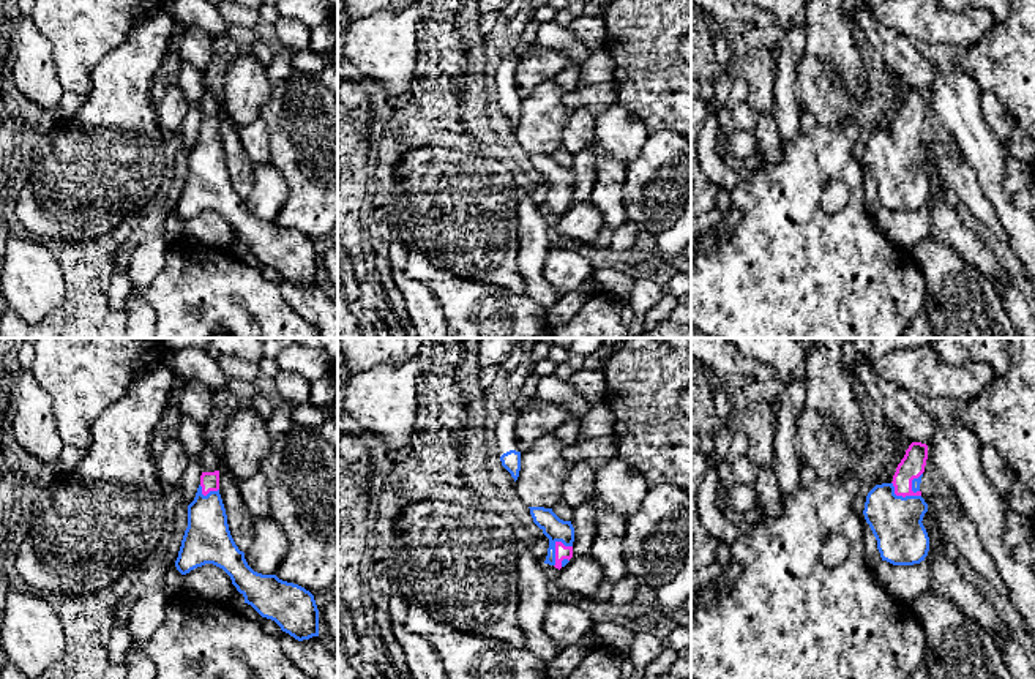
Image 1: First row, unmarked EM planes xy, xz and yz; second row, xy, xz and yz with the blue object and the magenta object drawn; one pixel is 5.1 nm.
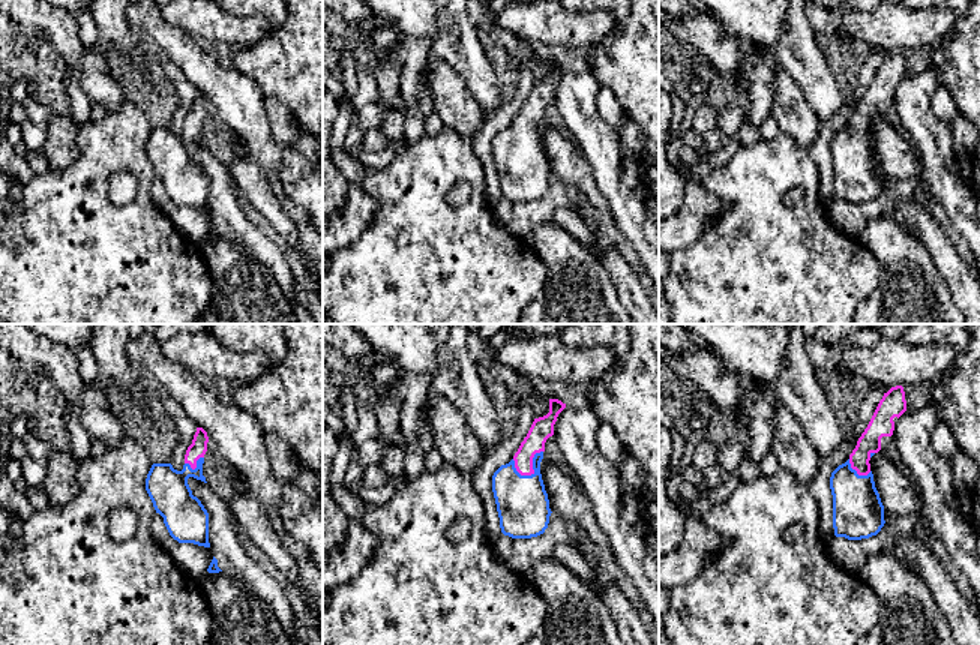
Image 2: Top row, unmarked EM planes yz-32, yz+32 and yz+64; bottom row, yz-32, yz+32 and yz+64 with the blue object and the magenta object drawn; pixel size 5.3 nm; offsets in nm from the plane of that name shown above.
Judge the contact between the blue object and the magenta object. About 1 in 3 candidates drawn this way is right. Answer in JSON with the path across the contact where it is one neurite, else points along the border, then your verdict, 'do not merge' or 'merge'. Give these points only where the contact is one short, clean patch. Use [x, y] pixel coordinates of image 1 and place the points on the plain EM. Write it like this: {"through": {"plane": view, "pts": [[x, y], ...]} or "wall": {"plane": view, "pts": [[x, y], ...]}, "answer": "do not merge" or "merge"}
{"through": {"plane": "yz", "pts": [[895, 168], [895, 158], [914, 138], [912, 111]]}, "answer": "merge"}

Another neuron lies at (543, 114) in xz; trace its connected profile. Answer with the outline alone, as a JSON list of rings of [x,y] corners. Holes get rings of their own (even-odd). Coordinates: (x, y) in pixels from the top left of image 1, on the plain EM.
[[[552,79],[541,82],[533,93],[521,99],[521,117],[516,126],[516,139],[529,153],[552,155],[562,145],[562,129],[574,109],[563,104],[563,93]]]

